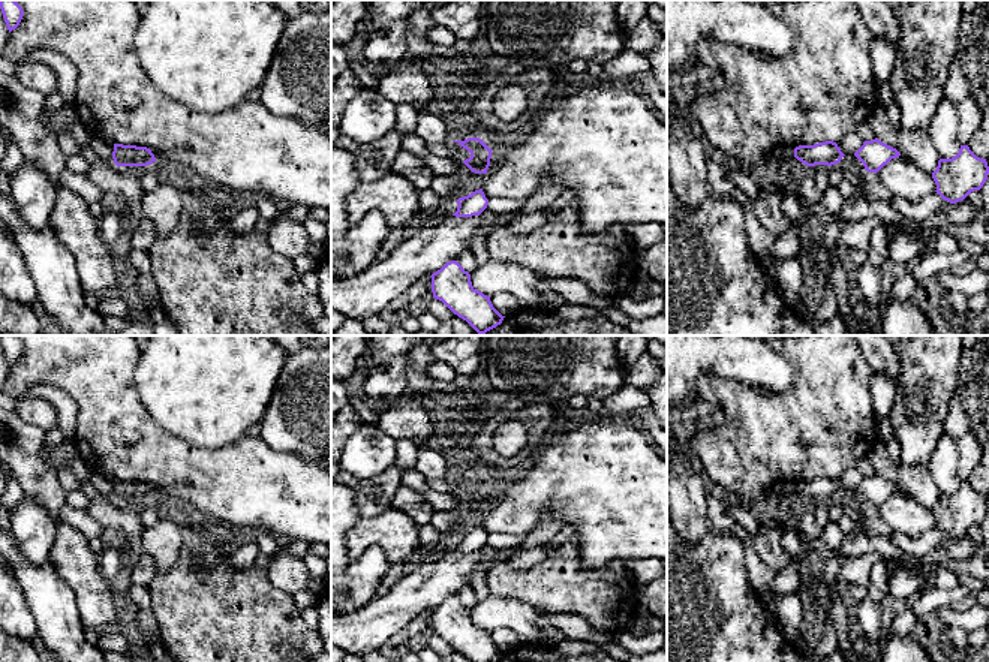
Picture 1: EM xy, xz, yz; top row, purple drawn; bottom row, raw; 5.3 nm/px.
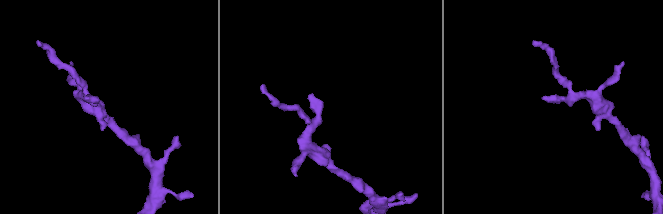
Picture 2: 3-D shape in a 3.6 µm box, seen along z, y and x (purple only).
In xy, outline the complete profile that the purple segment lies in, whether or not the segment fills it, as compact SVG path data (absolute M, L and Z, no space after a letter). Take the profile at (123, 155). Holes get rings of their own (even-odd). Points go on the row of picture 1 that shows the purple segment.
M114 144L112 159L117 166L147 166L156 162L147 147Z

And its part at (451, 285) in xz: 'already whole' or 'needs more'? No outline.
already whole

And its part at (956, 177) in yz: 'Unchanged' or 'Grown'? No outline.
Unchanged

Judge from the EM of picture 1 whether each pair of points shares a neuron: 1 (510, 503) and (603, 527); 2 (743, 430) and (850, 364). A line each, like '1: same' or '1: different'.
1: same
2: same

